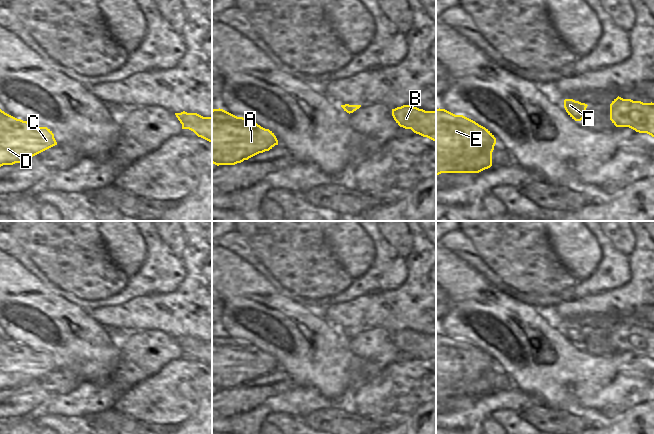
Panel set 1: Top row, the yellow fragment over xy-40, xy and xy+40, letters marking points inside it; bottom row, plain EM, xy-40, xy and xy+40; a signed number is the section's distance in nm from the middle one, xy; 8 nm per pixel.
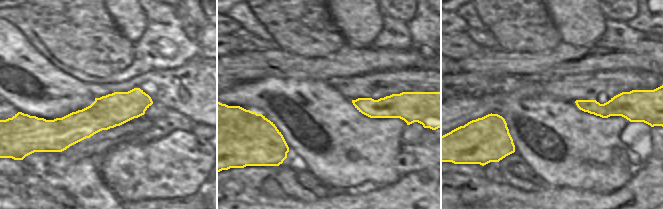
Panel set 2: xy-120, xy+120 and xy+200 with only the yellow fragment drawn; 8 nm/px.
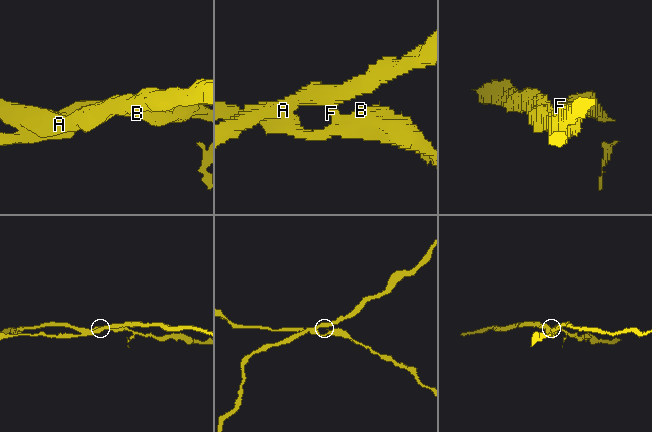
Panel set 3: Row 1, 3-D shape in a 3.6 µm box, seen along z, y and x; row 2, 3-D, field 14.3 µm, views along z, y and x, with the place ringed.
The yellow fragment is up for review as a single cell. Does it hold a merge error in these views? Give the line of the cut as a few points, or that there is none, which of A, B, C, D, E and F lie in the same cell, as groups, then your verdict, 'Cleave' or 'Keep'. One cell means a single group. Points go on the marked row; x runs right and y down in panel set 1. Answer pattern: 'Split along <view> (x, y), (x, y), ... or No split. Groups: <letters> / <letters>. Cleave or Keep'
Split along xy+40 (493, 146), (462, 160), (443, 162), (436, 158). Groups: A C D E / B F. Cleave.

